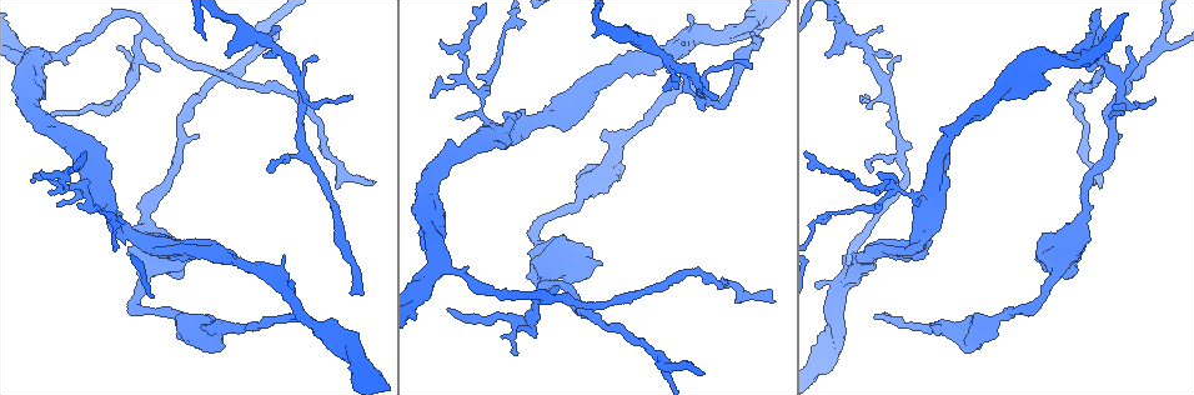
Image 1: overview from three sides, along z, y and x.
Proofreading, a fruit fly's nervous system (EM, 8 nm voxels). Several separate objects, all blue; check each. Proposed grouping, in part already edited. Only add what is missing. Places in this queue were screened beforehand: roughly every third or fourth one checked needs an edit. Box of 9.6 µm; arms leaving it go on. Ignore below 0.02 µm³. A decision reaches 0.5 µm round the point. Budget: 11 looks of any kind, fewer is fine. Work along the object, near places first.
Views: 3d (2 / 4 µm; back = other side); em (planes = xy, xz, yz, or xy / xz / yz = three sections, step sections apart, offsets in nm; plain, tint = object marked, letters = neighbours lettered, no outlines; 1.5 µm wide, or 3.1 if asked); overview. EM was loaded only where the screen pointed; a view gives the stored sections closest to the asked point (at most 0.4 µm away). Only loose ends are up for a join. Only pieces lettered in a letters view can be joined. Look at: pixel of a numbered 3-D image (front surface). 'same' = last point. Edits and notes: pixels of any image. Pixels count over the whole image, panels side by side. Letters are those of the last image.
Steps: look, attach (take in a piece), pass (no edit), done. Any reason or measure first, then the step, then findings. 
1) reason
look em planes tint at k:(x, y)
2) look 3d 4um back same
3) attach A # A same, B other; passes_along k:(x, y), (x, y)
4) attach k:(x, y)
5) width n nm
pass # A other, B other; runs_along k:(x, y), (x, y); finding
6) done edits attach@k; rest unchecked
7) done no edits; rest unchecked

tapers out
look 3d 4um at 1:(749, 64)

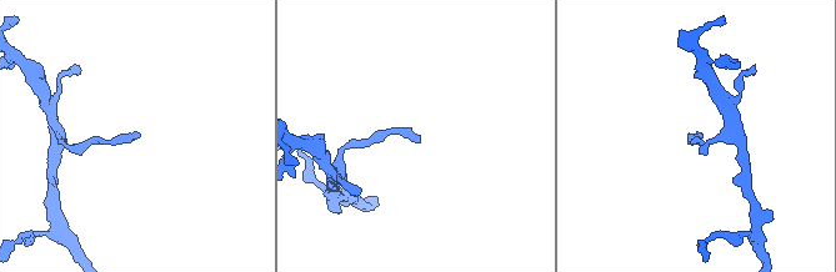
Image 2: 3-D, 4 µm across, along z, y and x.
need the tissue
look em planes letters at 2:(137, 135)

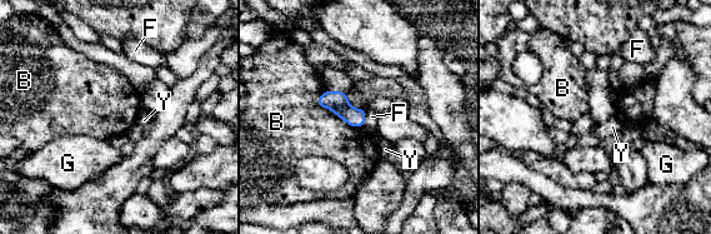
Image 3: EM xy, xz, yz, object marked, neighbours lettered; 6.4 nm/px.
pass # B other, F other, G other, Y other; border 3:(366, 110), (362, 127); none of them fits

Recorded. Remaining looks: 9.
free end
look em yz step 4 letters at 1:(880, 27)

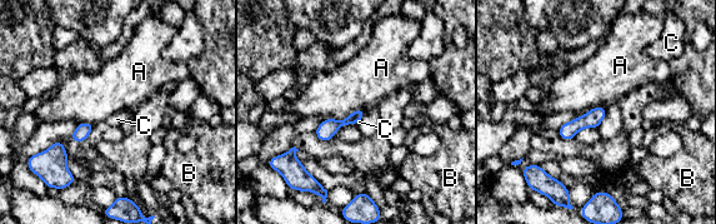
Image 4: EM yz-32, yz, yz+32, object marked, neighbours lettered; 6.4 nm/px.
look em xy step 4 letters same

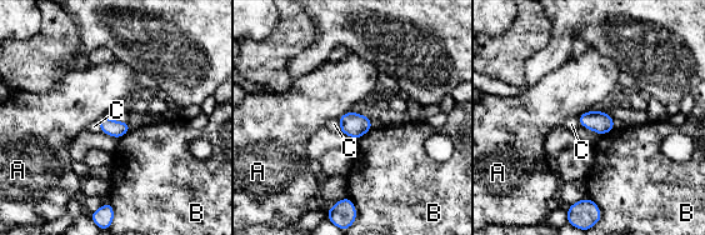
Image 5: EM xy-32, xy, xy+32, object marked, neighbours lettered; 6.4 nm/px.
pass # A other, B other, C other; border 5:(591, 110), (584, 111), (578, 118); none of them fits

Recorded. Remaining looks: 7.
an open end
look 3d 4um at 1:(227, 55)

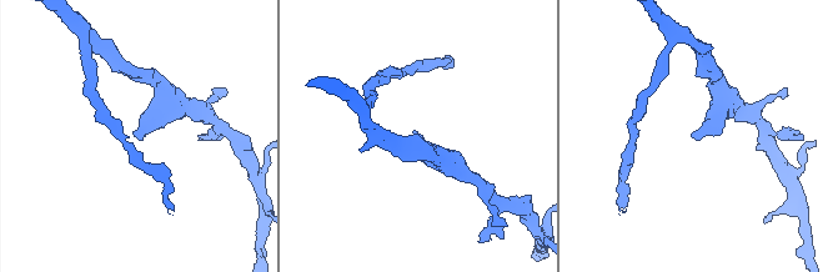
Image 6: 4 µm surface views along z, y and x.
shape alone is not enough
look em xz step 4 letters at 6:(691, 135)

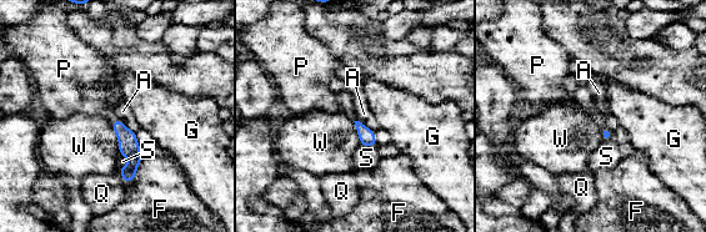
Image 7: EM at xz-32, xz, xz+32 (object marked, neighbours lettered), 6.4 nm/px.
pass # A other, F other, G other, P other, Q other, S other, W other; none of them fits

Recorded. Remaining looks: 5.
an open end
look 3d 4um at 1:(883, 314)

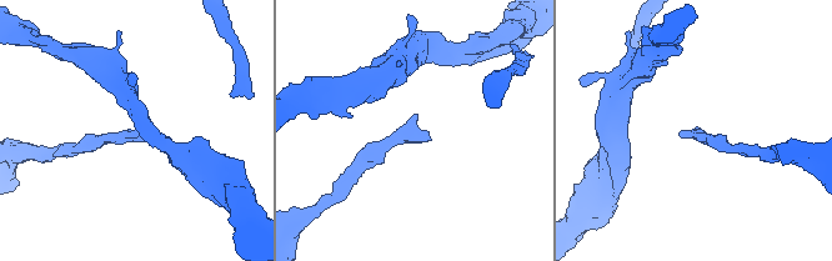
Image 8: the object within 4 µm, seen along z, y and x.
need the tissue
look em xy step 8 tint at 8:(698, 128)

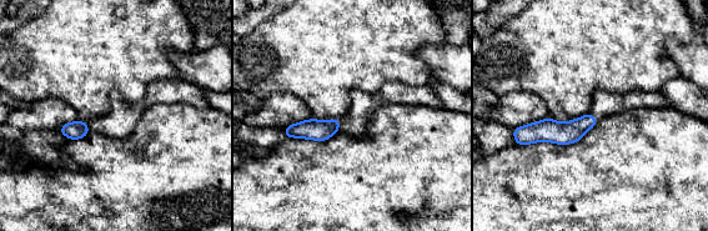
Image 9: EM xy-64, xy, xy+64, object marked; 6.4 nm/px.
look em planes letters same

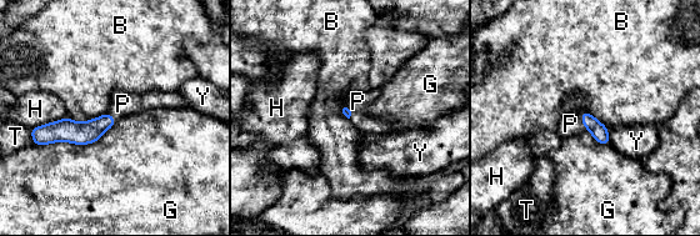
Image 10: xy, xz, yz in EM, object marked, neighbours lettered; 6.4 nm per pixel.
longest_contact G 550 nm
attach P # B other, G other, H other, P same, T other, Y other; the neuron continues

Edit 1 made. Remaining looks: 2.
done edits attach@10; rest unchecked

